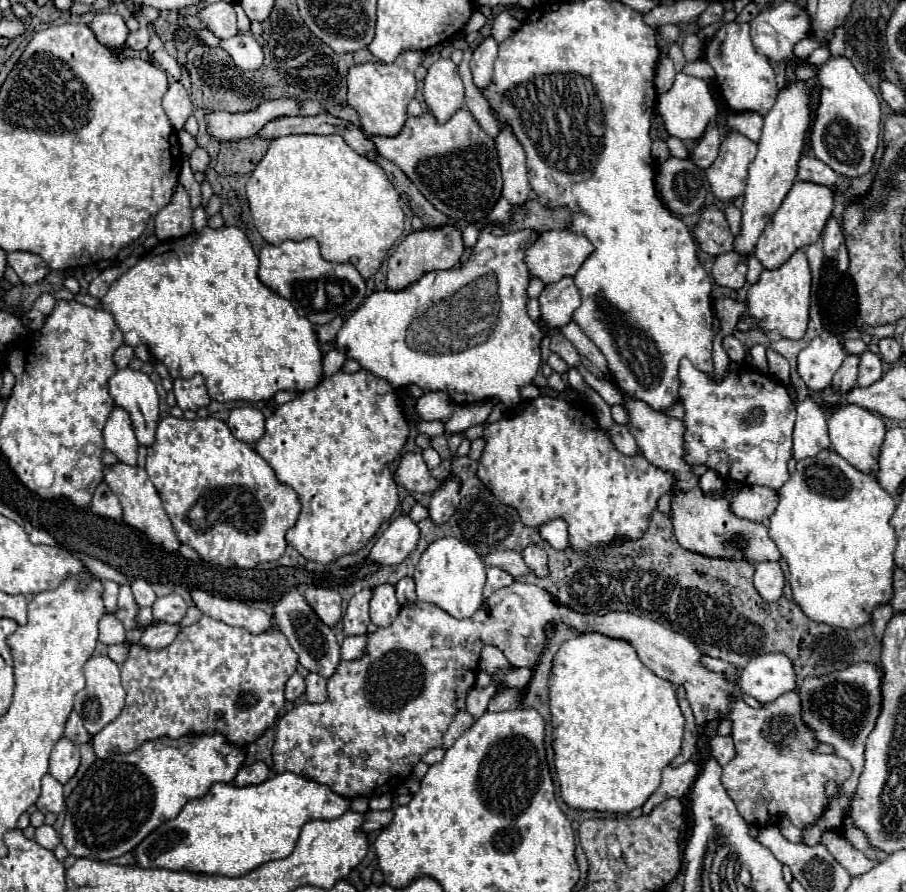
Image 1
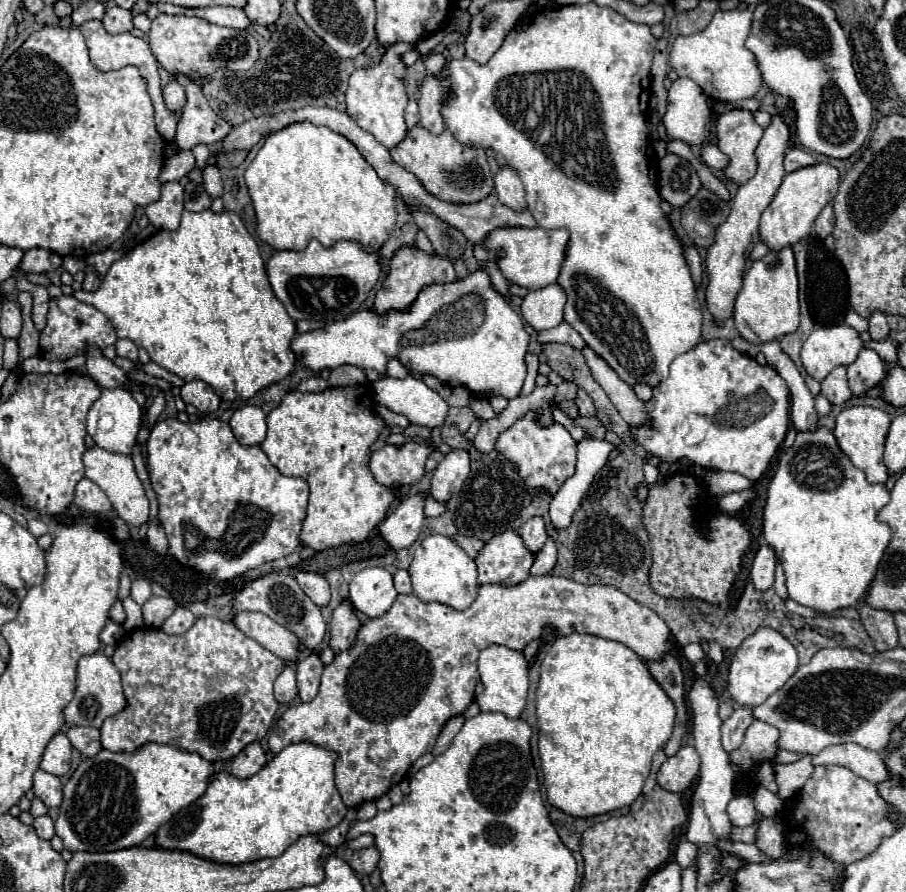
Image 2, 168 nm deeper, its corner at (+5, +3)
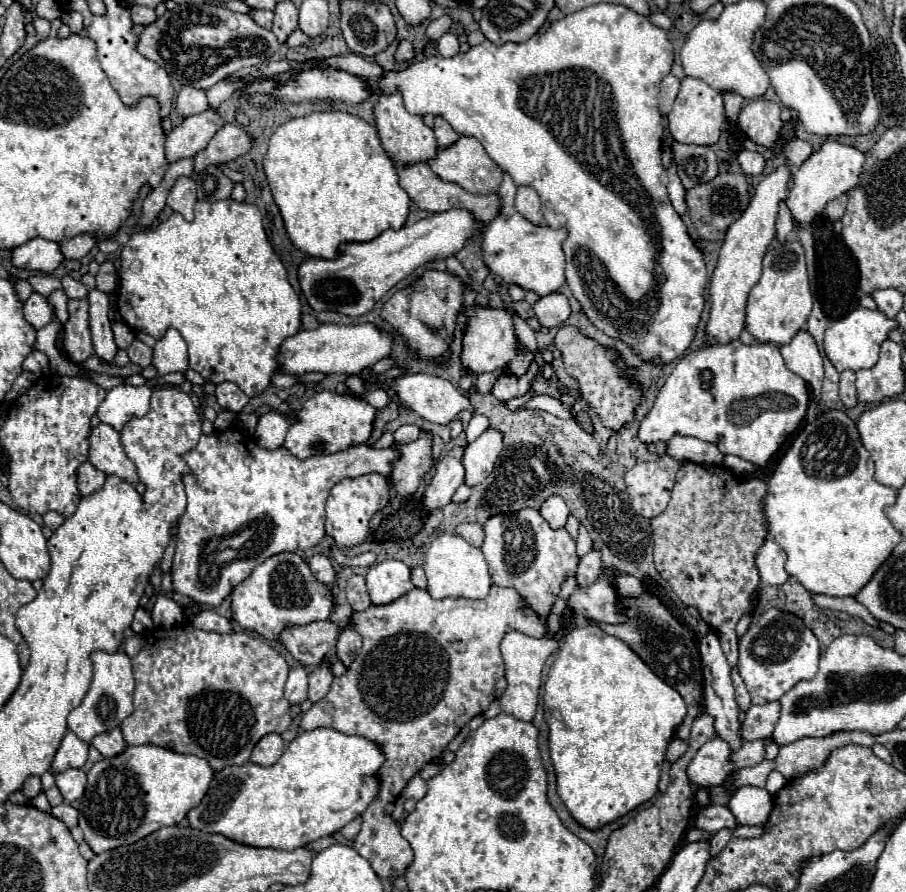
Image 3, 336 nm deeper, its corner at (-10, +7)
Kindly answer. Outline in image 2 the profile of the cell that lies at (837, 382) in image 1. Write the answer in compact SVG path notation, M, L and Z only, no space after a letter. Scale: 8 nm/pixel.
M835 367L825 381L821 383L821 393L833 403L833 405L843 405L845 401L851 399L851 389L847 385L847 367Z

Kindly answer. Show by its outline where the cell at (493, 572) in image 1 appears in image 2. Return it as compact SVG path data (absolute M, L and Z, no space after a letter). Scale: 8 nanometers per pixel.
M507 529L505 533L493 537L477 555L479 585L517 585L529 577L529 567L535 555L529 553L521 537Z

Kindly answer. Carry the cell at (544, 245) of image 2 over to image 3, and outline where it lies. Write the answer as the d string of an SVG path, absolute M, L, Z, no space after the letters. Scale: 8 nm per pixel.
M504 173L504 181L498 189L500 211L488 223L482 233L482 253L484 263L492 275L500 277L508 285L518 285L526 291L534 291L540 297L554 293L560 289L564 279L564 253L562 241L568 235L566 229L552 229L548 225L532 225L514 209L514 193L516 185L508 173Z

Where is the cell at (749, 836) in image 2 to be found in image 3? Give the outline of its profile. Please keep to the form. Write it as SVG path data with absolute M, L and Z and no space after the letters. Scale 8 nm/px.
M706 805L694 817L694 827L708 831L708 833L716 833L724 827L734 829L738 825L736 825L736 819L732 817L732 813L724 805Z

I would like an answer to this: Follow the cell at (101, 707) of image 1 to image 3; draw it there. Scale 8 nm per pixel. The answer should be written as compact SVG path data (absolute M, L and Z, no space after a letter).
M94 651L90 655L90 661L94 665L94 677L92 677L90 691L86 693L82 705L70 711L68 715L68 729L74 731L84 743L90 743L96 735L118 727L134 711L134 705L132 705L134 677L132 677L130 657L124 651L116 651L116 653Z

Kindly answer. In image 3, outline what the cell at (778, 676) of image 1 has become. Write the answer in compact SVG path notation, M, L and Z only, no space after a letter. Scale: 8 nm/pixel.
M776 607L764 611L750 623L748 631L738 641L738 651L738 671L752 695L754 705L778 701L798 681L812 679L818 673L820 645L816 635L804 625L800 617Z

